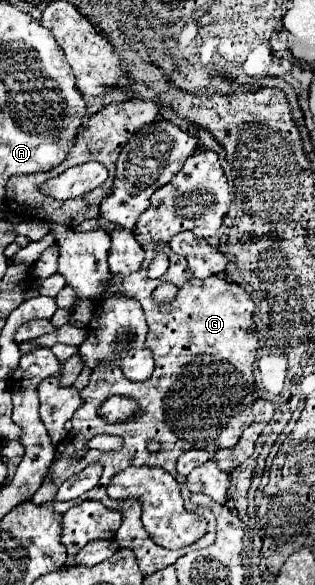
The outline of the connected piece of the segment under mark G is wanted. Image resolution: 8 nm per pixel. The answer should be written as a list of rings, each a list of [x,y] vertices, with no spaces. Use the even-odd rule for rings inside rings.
[[[161,242],[159,248],[157,244],[145,244],[145,254],[147,262],[143,268],[135,274],[129,276],[113,276],[109,284],[107,294],[123,292],[125,296],[133,296],[141,302],[147,318],[147,326],[153,332],[153,348],[149,348],[155,356],[155,370],[149,376],[149,380],[143,382],[131,382],[123,376],[119,368],[111,366],[97,366],[91,374],[91,382],[87,388],[81,390],[81,398],[85,404],[73,414],[73,430],[65,438],[57,450],[55,450],[55,460],[49,468],[47,478],[43,480],[41,488],[37,494],[31,498],[35,504],[43,504],[53,500],[53,506],[57,512],[67,512],[69,506],[65,502],[57,502],[55,494],[59,486],[79,474],[85,466],[89,464],[101,464],[103,474],[99,484],[85,492],[77,502],[81,500],[99,500],[101,504],[109,506],[109,496],[105,494],[105,488],[115,474],[129,466],[143,466],[143,464],[153,464],[163,470],[167,470],[179,484],[181,484],[181,496],[185,500],[187,510],[199,510],[199,514],[205,514],[203,508],[191,504],[189,496],[191,492],[185,488],[185,478],[177,474],[175,462],[185,450],[207,450],[215,452],[221,448],[233,448],[243,430],[253,424],[253,410],[251,404],[255,402],[253,390],[255,390],[255,378],[253,378],[253,362],[255,354],[259,350],[259,336],[257,336],[257,326],[253,322],[255,314],[255,304],[251,300],[251,294],[245,292],[239,284],[229,284],[219,276],[211,276],[209,280],[199,280],[187,270],[187,260],[179,254],[175,254],[169,244]],[[163,252],[169,258],[169,270],[167,278],[151,280],[147,276],[149,262],[155,258],[155,254]],[[161,282],[173,282],[179,292],[177,296],[167,302],[157,306],[153,300],[153,290]],[[113,394],[125,394],[133,400],[139,402],[141,414],[125,424],[107,424],[105,420],[99,418],[97,408],[103,404]],[[97,434],[117,434],[123,438],[123,448],[119,452],[101,452],[101,450],[87,450],[85,458],[71,464],[73,452],[81,450],[79,446],[85,446],[91,438]],[[149,440],[159,440],[161,450],[159,452],[149,452],[147,442]],[[69,444],[77,448],[69,448]]]

